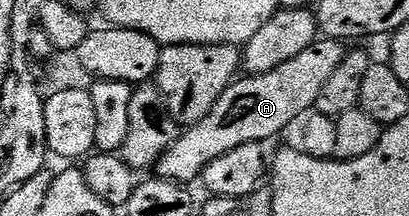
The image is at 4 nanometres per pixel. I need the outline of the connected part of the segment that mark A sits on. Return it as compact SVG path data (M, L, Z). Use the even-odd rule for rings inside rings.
M319 37L304 49L304 53L292 57L292 61L284 61L280 69L272 69L272 73L263 75L246 75L231 83L220 101L212 105L208 117L185 128L172 149L160 157L157 178L190 185L193 179L195 182L201 176L204 168L216 161L216 157L224 157L224 153L232 153L232 149L240 149L240 145L265 144L266 139L280 134L285 127L294 122L297 124L303 116L314 111L316 97L324 93L324 85L328 85L340 61L344 61L347 50L347 44L341 39Z

